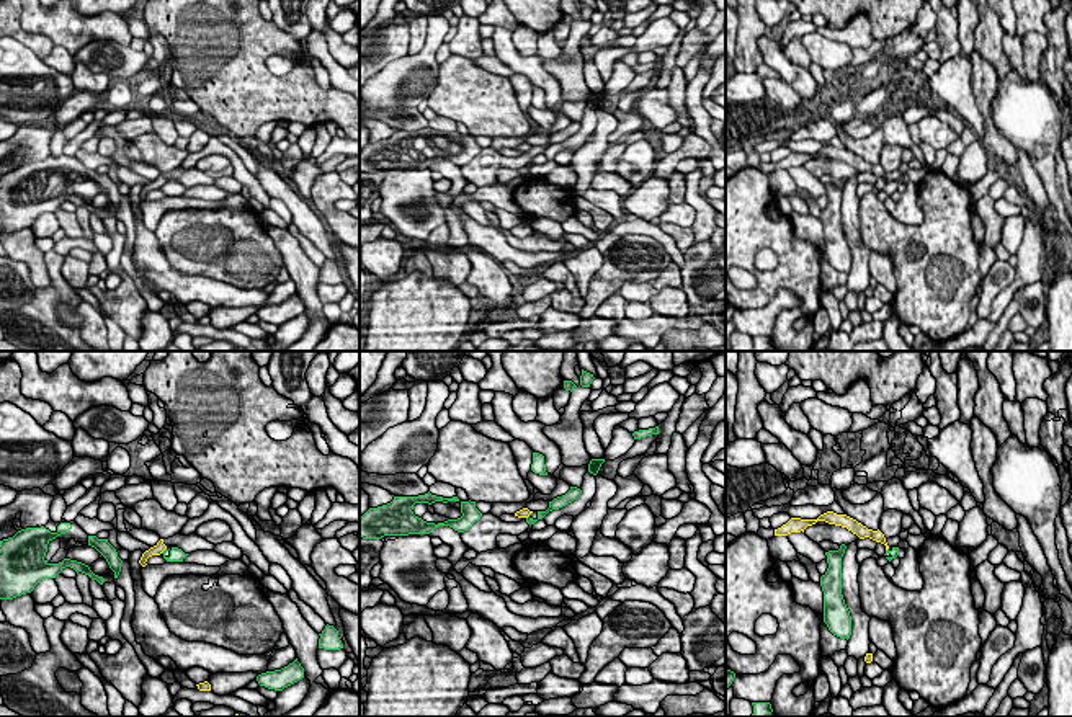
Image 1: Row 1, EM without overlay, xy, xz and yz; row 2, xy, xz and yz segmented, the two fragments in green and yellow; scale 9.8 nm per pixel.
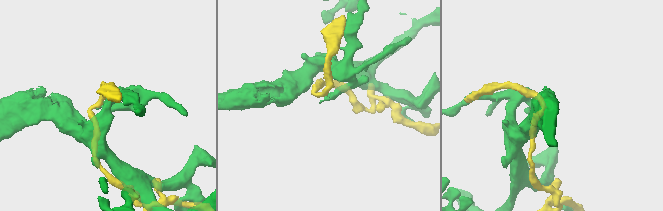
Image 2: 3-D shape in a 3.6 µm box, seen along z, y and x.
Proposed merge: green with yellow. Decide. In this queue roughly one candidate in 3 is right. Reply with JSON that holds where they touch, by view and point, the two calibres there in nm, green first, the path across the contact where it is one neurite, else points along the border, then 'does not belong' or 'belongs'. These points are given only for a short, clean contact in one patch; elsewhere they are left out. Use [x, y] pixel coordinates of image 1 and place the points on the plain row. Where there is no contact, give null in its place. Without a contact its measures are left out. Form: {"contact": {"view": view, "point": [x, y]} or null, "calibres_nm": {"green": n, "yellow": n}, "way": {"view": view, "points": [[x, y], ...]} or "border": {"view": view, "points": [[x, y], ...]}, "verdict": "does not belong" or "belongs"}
{"contact": {"view": "xy", "point": [164, 185]}, "calibres_nm": {"green": 130, "yellow": 100}, "verdict": "does not belong"}

